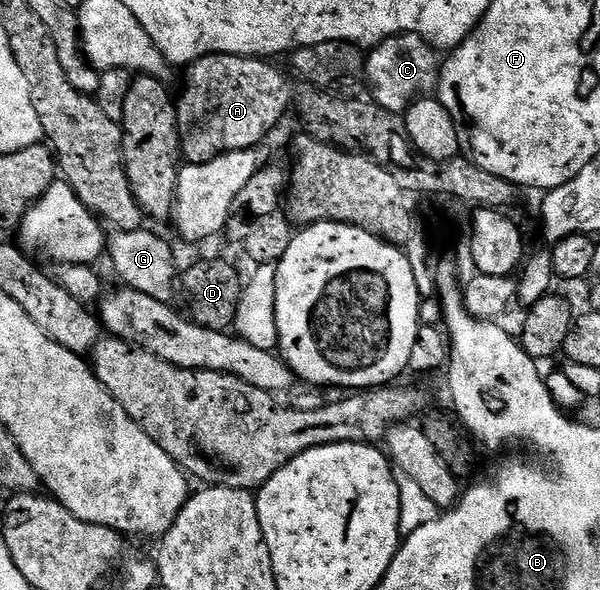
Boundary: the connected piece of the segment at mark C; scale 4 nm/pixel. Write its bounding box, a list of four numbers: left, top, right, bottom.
[366,35,442,113]

